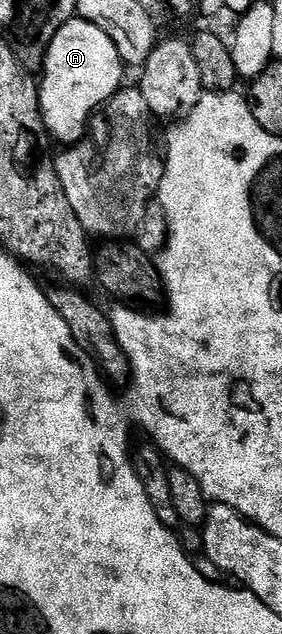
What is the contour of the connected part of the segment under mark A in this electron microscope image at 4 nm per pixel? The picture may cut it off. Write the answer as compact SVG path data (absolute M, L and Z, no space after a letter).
M68 20L55 34L45 53L45 67L39 76L41 113L52 139L81 142L86 139L85 127L97 107L108 105L111 97L121 91L126 65L121 62L115 42L91 22Z

